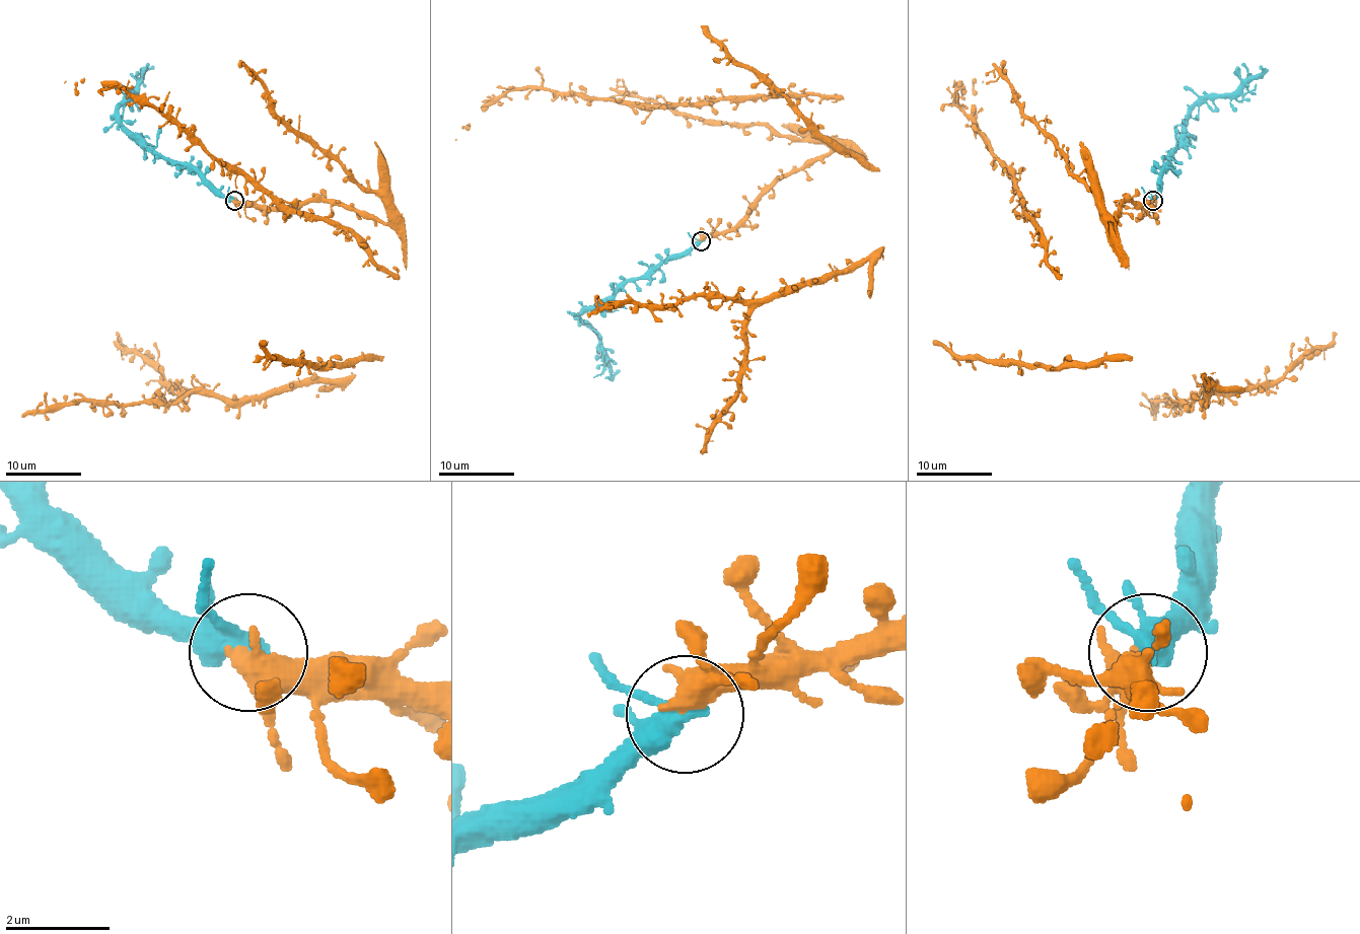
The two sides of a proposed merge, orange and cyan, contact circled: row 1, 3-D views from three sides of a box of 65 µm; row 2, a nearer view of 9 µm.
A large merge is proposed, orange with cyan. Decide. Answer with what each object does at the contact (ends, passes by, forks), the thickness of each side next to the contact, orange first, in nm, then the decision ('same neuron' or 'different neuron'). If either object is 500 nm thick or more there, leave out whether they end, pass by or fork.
orange passes by | cyan forks | 400/320 nm | same neuron

